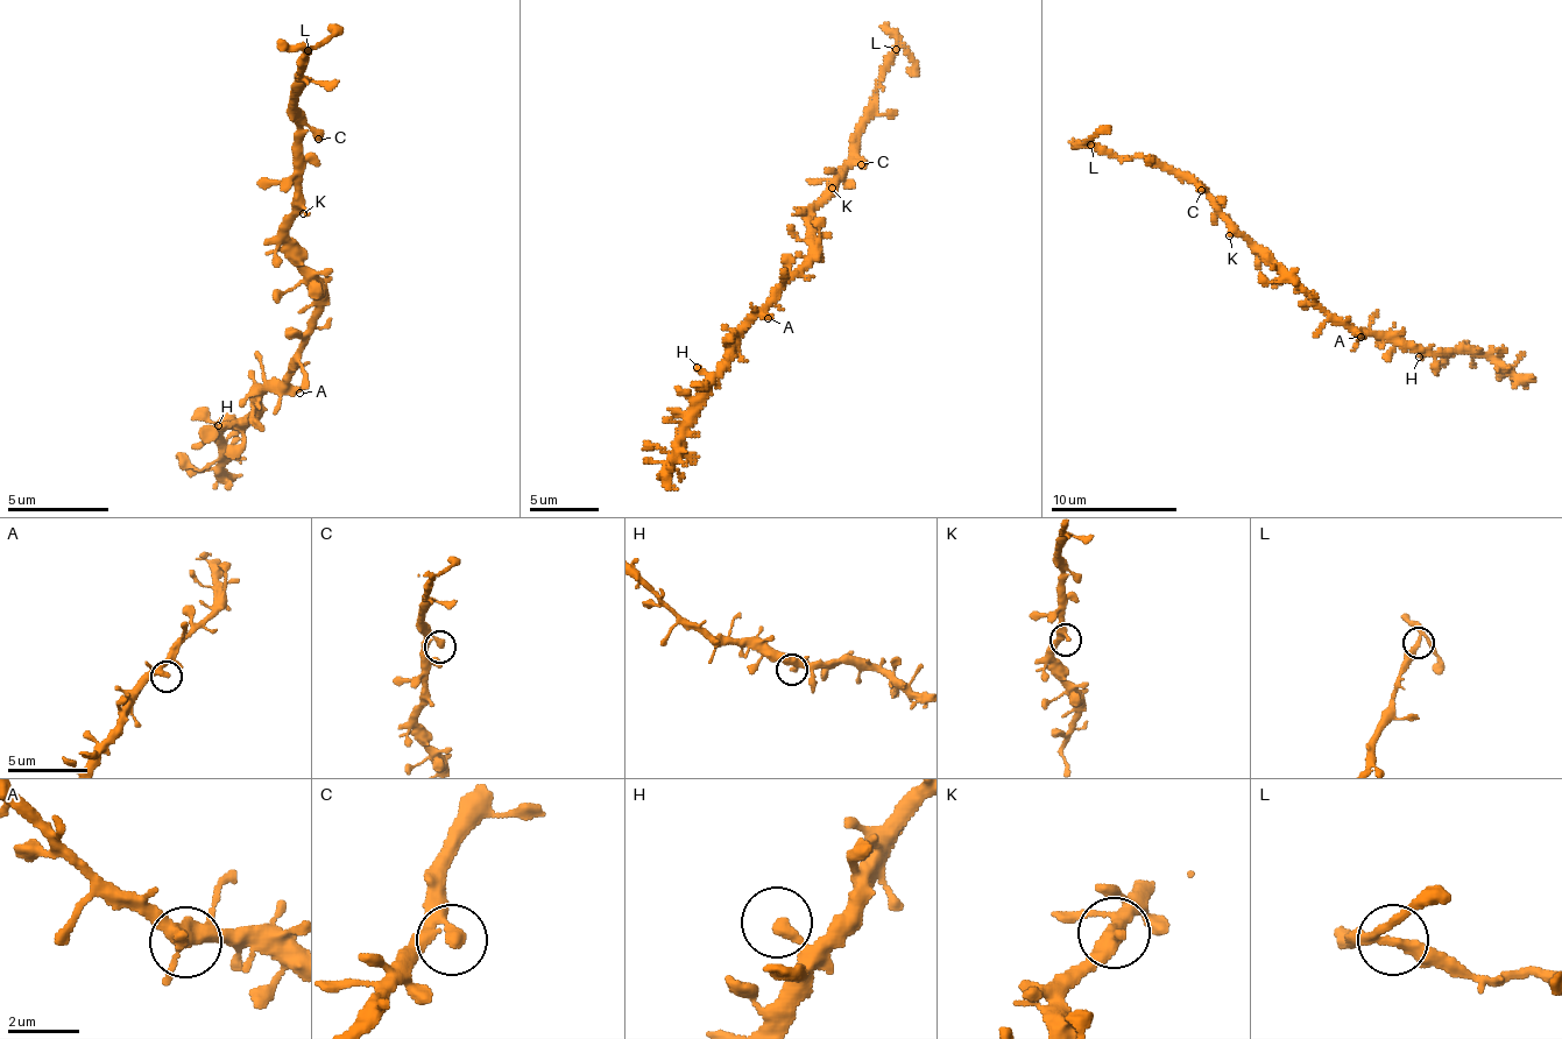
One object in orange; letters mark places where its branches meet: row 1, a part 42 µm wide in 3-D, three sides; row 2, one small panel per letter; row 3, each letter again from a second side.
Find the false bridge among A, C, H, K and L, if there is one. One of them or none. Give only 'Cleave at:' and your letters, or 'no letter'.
Cleave at: no letter

